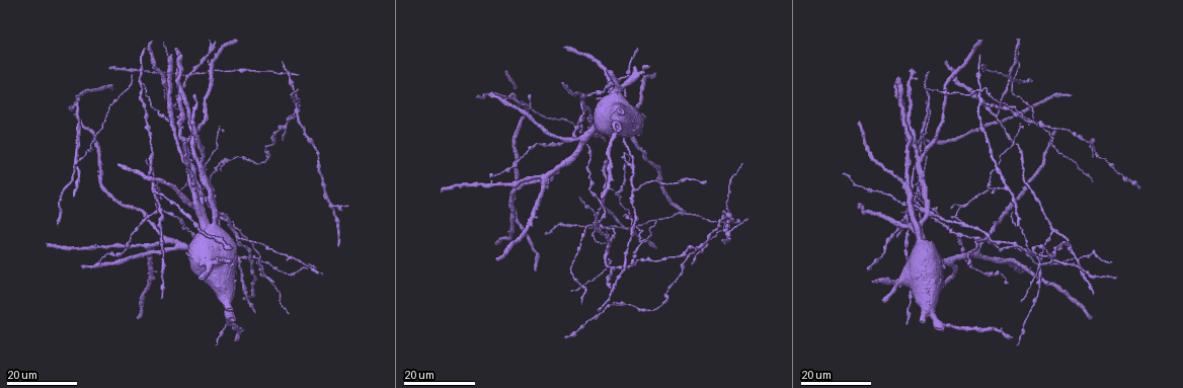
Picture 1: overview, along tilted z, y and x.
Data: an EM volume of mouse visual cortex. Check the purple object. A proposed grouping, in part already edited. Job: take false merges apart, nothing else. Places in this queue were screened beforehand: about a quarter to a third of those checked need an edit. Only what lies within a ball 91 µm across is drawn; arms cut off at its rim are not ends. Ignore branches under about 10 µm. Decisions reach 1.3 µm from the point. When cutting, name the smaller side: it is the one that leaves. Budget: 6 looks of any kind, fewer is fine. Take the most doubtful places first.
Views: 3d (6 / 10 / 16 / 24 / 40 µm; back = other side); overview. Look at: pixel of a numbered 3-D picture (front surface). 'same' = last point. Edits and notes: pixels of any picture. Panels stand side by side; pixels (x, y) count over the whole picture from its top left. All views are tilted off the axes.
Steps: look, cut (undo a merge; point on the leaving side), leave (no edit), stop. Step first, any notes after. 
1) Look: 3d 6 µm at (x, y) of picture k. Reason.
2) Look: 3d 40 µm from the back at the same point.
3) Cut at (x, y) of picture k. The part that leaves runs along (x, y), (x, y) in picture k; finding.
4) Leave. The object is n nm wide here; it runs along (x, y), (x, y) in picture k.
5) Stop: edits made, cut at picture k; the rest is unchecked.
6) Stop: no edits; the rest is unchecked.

Look: 3d 16 µm at (149, 166) of picture 1. Thin arm on a thick one.

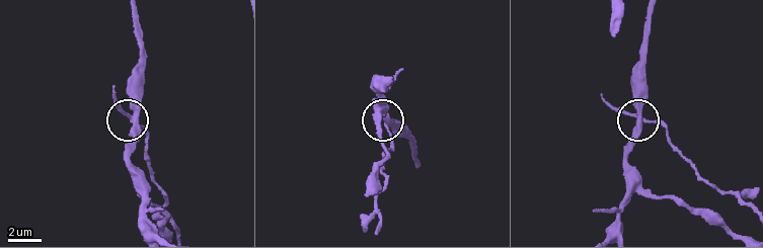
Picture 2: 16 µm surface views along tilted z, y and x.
Look: 3d 10 µm at (640, 122) of picture 2.

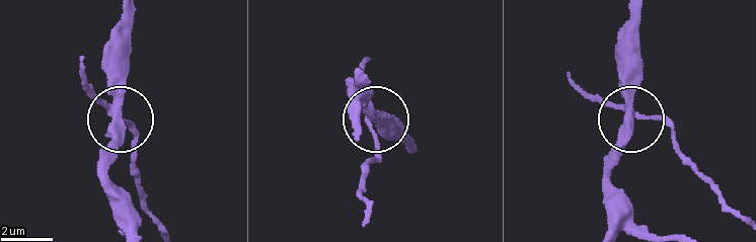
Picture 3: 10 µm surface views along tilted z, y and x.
Cut at (375, 152) of picture 3. The object is 290 nm wide here; two cells meet here.

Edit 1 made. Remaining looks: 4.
Look: overview. See it whole again.

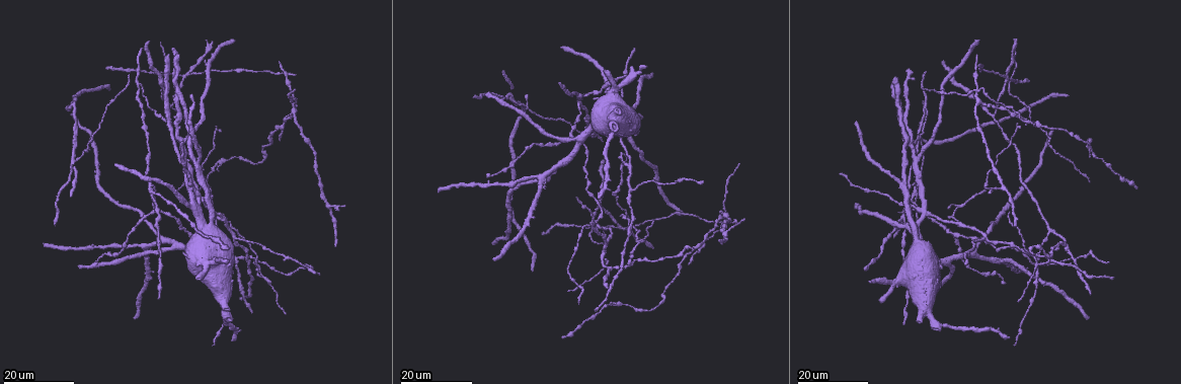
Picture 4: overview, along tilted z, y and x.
Look: 3d 16 µm at (977, 92) of picture 4. Small branch off a trunk.

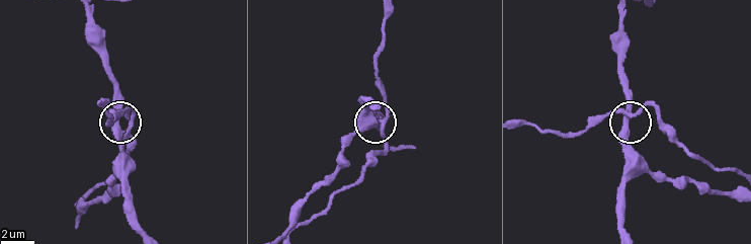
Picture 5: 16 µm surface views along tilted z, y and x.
Look: 3d 10 µm at (624, 114) of picture 5. Closer look.

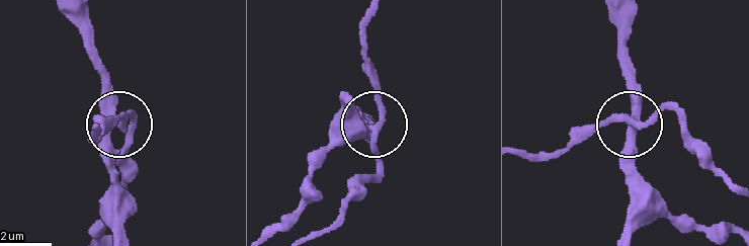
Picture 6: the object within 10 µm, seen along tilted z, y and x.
Cut at (109, 121) of picture 6. 4 arms meet here; two cells meet here.

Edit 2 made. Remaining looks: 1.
Stop: edits made, cut at picture 3, cut at picture 6; the rest is unchecked.

